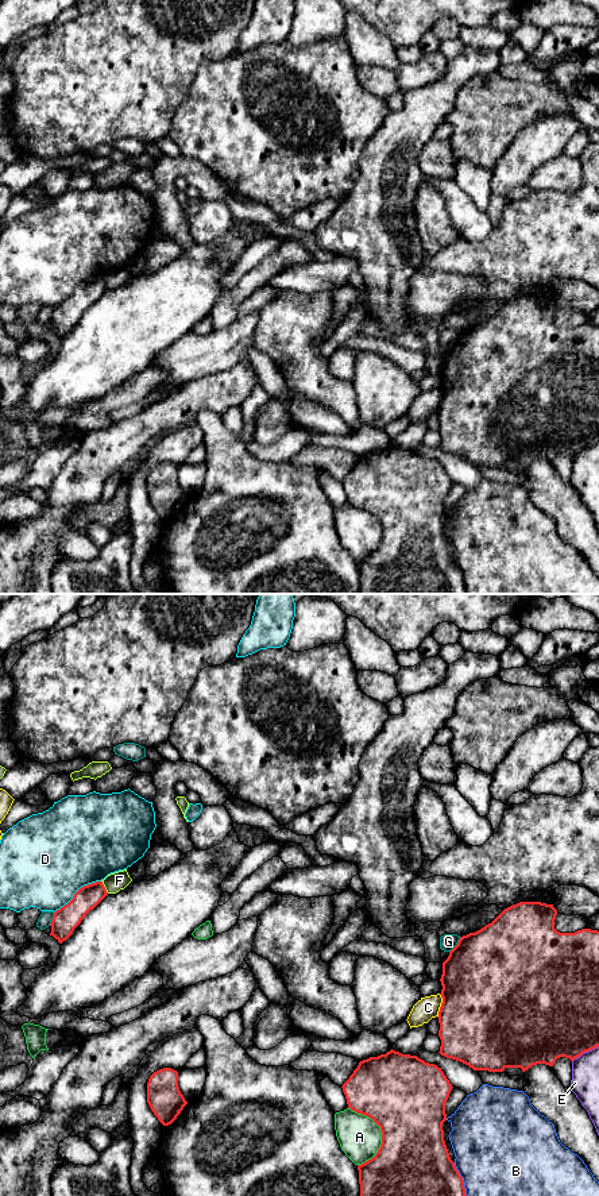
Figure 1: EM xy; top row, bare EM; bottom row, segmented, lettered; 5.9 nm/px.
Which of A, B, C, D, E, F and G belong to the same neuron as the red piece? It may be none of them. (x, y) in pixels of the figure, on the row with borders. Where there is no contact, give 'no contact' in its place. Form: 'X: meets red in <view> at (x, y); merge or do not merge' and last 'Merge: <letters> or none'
A: meets red in xy at (382, 1133); do not merge
B: meets red in xy at (462, 1179); do not merge
C: meets red in xy at (441, 1006); do not merge
D: meets red in xy at (76, 892); do not merge
E: meets red in xy at (584, 1052); do not merge
F: meets red in xy at (104, 887); do not merge
G: meets red in xy at (456, 945); do not merge
Merge: none

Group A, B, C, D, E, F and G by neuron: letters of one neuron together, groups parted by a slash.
A / B / C / D / E / F / G

